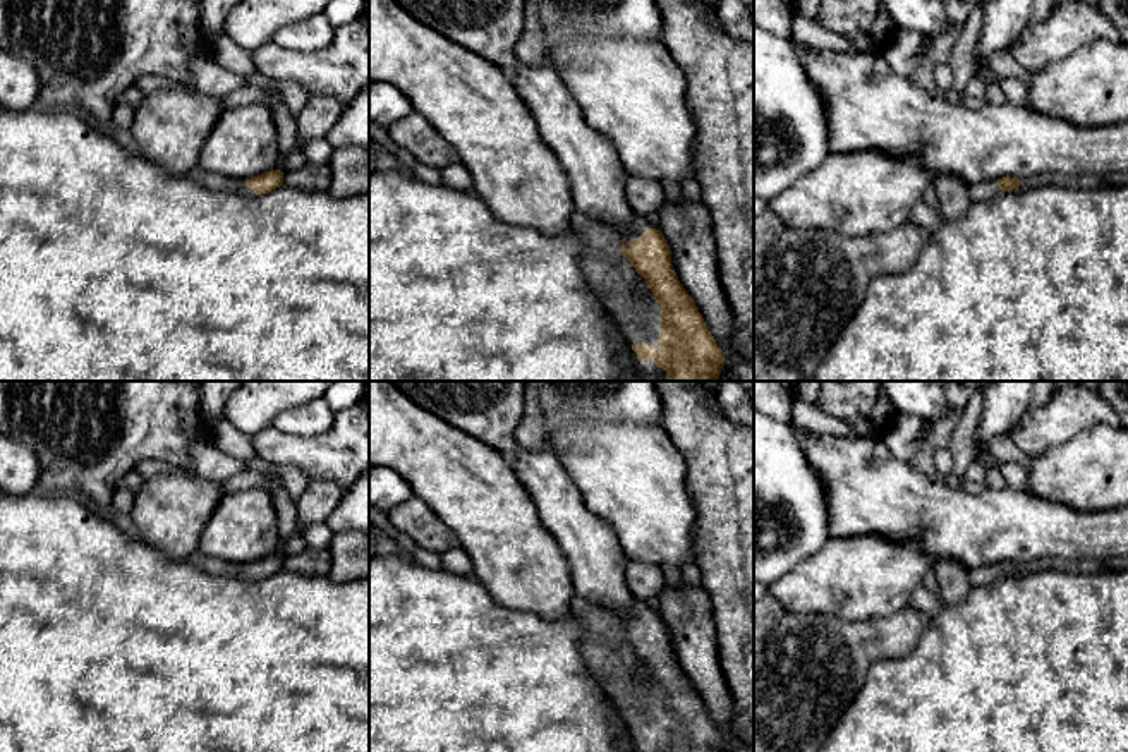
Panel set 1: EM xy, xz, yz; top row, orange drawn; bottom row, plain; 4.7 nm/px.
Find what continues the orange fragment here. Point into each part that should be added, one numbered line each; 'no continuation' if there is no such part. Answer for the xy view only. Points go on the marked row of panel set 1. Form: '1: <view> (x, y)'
1: xy (198, 174)

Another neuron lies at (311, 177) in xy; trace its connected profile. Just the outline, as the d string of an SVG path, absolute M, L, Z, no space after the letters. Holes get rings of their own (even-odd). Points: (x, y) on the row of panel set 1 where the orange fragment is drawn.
M307 163L299 170L288 170L283 173L283 185L309 192L324 192L331 185L330 167Z

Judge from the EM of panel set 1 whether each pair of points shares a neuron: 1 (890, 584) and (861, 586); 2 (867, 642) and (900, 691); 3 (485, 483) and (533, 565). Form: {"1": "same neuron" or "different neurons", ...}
{"1": "same neuron", "2": "different neurons", "3": "same neuron"}

